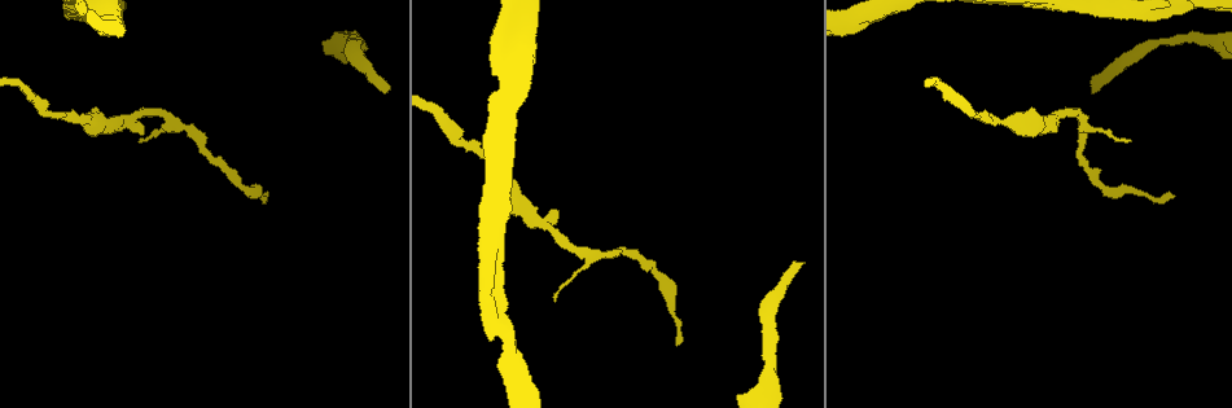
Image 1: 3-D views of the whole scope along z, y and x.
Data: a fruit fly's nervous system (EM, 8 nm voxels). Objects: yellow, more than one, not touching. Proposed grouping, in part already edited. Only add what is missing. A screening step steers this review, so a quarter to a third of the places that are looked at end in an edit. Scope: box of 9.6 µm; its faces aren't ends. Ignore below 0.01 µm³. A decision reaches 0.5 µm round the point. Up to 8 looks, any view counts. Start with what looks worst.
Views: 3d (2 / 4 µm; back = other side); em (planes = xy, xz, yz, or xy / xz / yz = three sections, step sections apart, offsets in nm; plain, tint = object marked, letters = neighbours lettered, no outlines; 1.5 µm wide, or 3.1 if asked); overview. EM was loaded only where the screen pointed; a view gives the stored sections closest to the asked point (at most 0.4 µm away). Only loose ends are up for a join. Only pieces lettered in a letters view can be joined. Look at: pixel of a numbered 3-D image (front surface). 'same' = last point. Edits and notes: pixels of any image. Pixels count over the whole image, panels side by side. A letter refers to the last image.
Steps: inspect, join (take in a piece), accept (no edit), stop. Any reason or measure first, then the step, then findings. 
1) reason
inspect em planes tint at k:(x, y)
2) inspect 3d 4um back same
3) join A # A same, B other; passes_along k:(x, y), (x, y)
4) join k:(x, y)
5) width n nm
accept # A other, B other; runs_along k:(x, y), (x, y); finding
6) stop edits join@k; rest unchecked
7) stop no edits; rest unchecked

branch stops here
inspect 3d 4um at 1:(1091, 90)

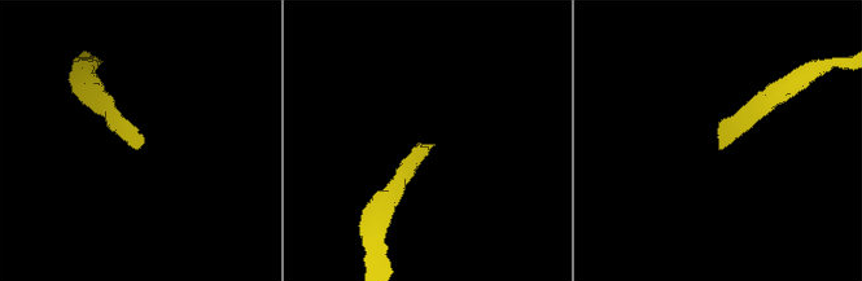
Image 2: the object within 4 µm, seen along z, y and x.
inspect em yz step 8 tint at 2:(435, 145)

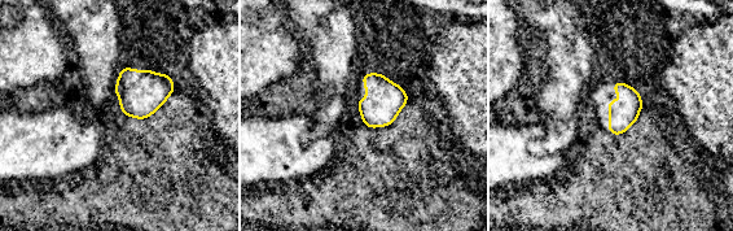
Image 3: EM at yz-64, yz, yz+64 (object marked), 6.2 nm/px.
another direction
inspect em planes letters same

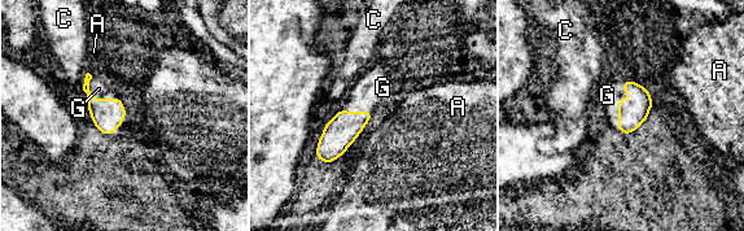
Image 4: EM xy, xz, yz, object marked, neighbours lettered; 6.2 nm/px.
width 140 nm
join 4:(607, 95) # A other, C other, G same; passes_along 4:(633, 112), (621, 99), (607, 95); the cell continues

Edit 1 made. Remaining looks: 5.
inspect overview

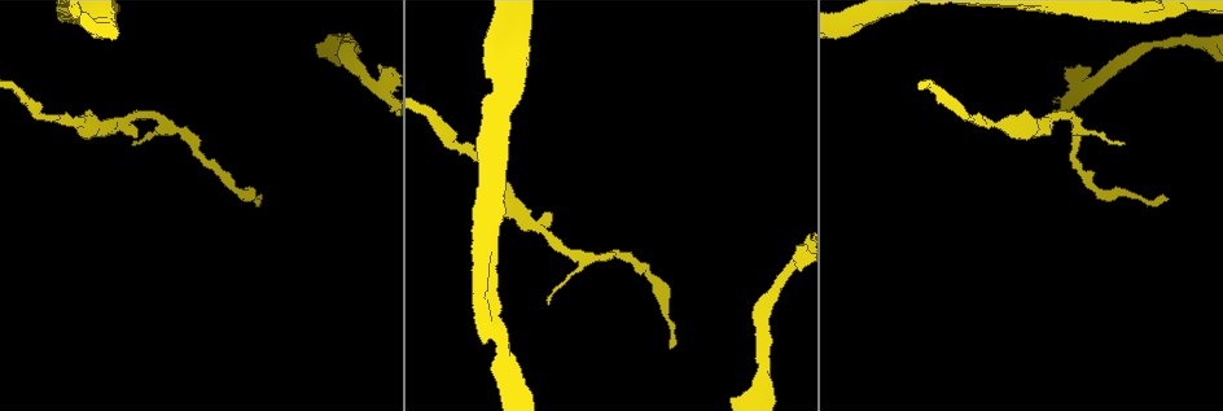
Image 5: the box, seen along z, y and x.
thin end
inspect em xz step 8 letters at 5:(1125, 143)

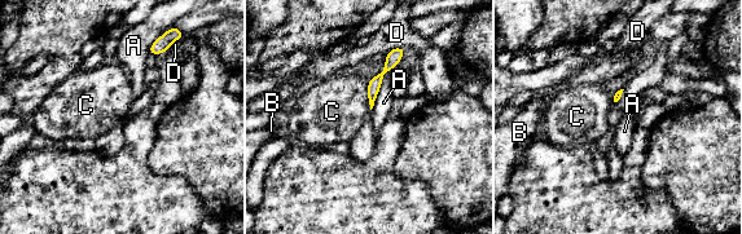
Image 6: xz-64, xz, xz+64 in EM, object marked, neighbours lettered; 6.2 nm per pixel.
accept # A other, B other, C other, D other; runs_along 6:(400, 51), (374, 83), (372, 98); no lettered piece goes on from it

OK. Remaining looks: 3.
inspect em xz step 8 plain at 5:(132, 135)

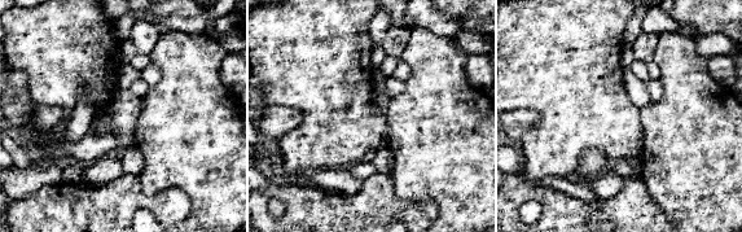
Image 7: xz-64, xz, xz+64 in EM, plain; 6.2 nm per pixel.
see the neighbours
inspect em xz step 8 letters same

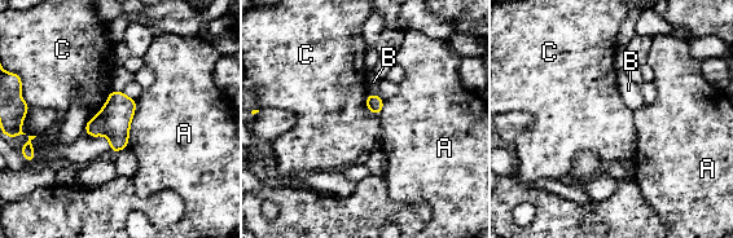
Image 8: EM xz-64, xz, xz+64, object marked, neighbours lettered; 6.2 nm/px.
accept # A other, B other, C other; none of them fits

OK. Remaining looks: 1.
stop edits join@4; rest unchecked

